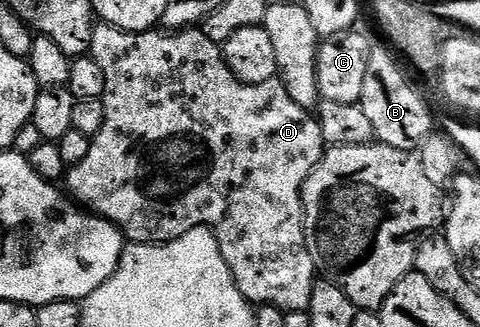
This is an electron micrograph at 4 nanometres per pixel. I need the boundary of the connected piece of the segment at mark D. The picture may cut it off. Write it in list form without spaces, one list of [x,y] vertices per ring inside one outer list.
[[[97,22],[92,29],[92,50],[90,58],[102,65],[106,77],[104,86],[104,124],[97,135],[91,136],[90,153],[82,161],[71,164],[66,171],[66,191],[81,208],[91,214],[108,219],[115,225],[125,240],[132,243],[168,243],[178,233],[195,227],[207,227],[216,236],[222,249],[222,257],[234,277],[241,293],[253,305],[271,305],[281,309],[303,311],[308,305],[310,279],[304,275],[295,275],[292,271],[276,272],[276,243],[304,242],[304,182],[306,177],[318,165],[324,155],[326,144],[322,137],[319,118],[309,108],[298,105],[290,93],[286,93],[279,78],[258,85],[238,81],[232,70],[226,65],[221,44],[210,41],[203,29],[185,29],[169,33],[164,29],[150,31],[123,31],[111,23]]]

